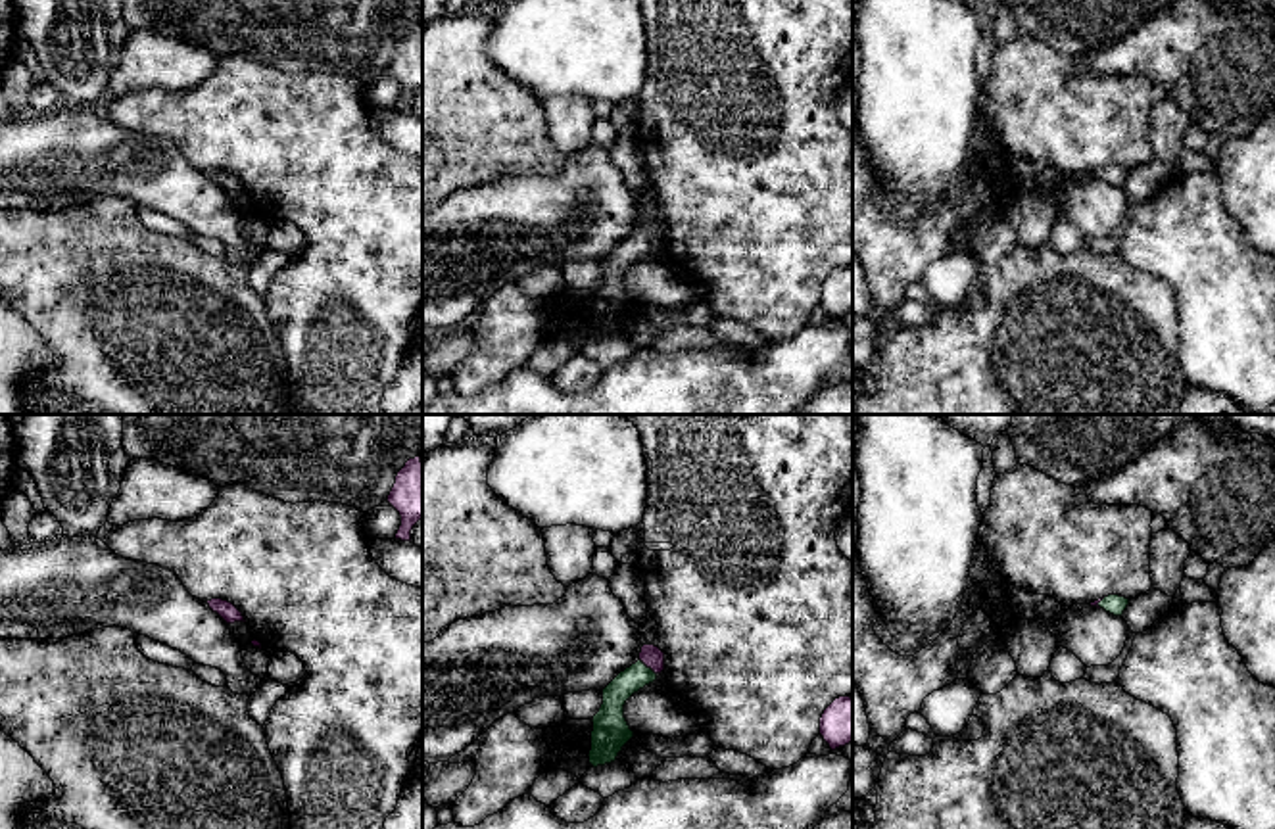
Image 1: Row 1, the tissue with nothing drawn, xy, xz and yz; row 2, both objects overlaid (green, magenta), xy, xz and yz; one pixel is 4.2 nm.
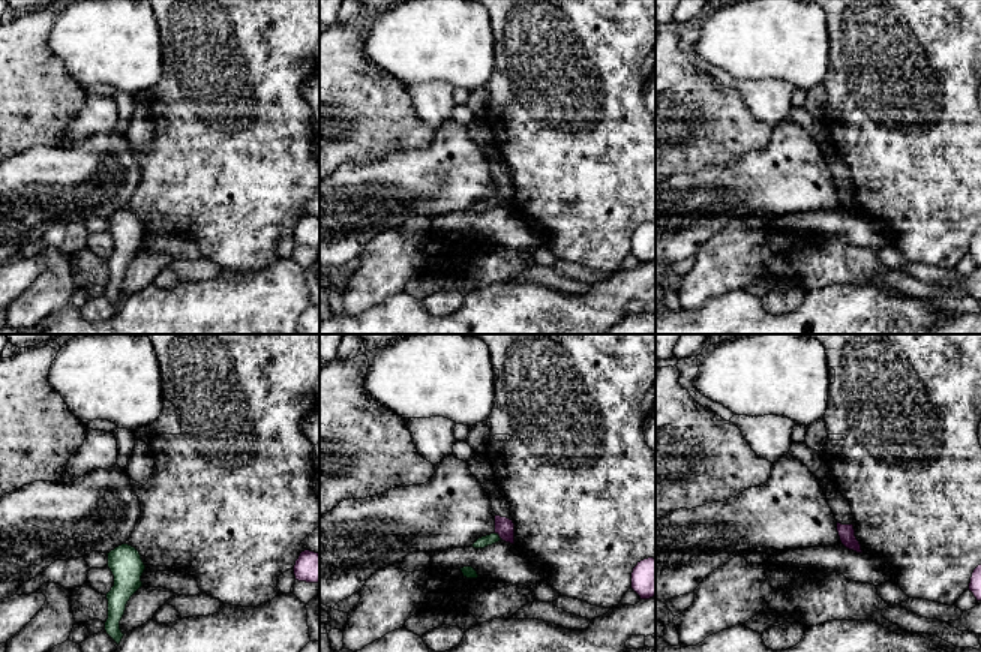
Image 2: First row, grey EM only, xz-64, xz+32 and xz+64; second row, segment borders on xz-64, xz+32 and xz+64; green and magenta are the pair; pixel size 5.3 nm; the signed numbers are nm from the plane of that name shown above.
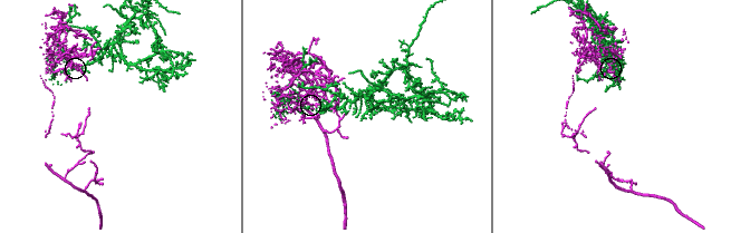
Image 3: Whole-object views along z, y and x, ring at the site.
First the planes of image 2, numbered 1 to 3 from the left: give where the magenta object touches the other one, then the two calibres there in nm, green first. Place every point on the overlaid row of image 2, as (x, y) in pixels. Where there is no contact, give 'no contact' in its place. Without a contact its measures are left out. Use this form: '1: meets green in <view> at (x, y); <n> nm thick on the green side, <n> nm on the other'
1: no contact
2: meets green in xz+32 at (498, 535); 60 nm thick on the green side, 100 nm on the other
3: no contact

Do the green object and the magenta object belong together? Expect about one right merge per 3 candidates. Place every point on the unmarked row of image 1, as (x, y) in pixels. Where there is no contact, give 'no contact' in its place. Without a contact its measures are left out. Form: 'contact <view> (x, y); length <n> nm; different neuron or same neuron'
contact xz (646, 236); length 100 nm; different neuron

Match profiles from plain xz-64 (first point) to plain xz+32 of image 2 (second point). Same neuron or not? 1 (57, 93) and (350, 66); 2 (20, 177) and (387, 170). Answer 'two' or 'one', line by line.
1: one
2: one

